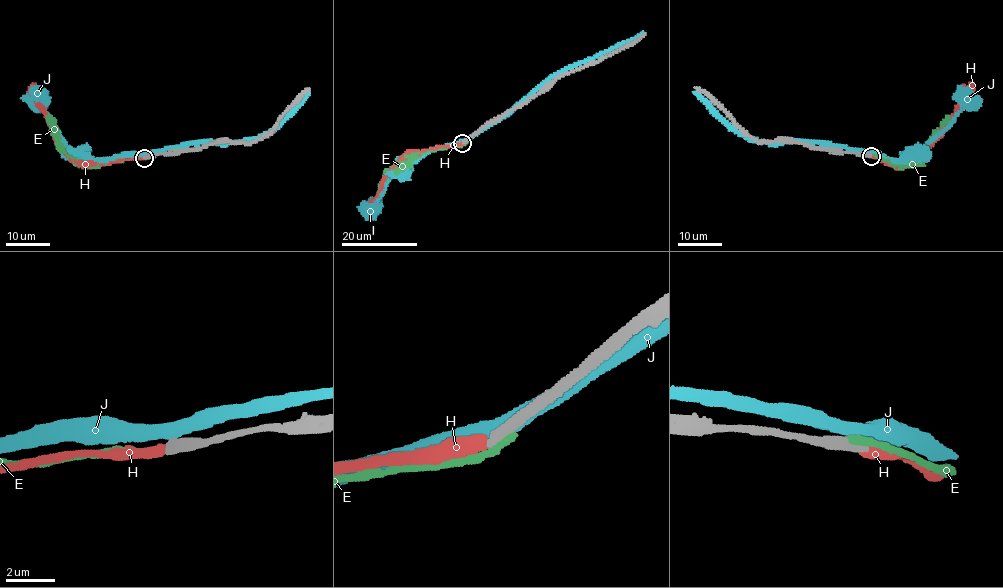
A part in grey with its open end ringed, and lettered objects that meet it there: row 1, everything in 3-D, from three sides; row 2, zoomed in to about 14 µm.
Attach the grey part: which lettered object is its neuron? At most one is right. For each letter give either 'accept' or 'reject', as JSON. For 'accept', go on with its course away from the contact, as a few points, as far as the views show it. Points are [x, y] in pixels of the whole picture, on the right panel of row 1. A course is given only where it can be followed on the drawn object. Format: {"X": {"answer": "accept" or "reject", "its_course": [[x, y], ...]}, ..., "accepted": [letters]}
{"E": {"answer": "reject"}, "H": {"answer": "accept", "its_course": [[871, 156], [900, 166], [911, 162], [936, 140], [972, 82]]}, "J": {"answer": "reject"}, "accepted": ["H"]}

